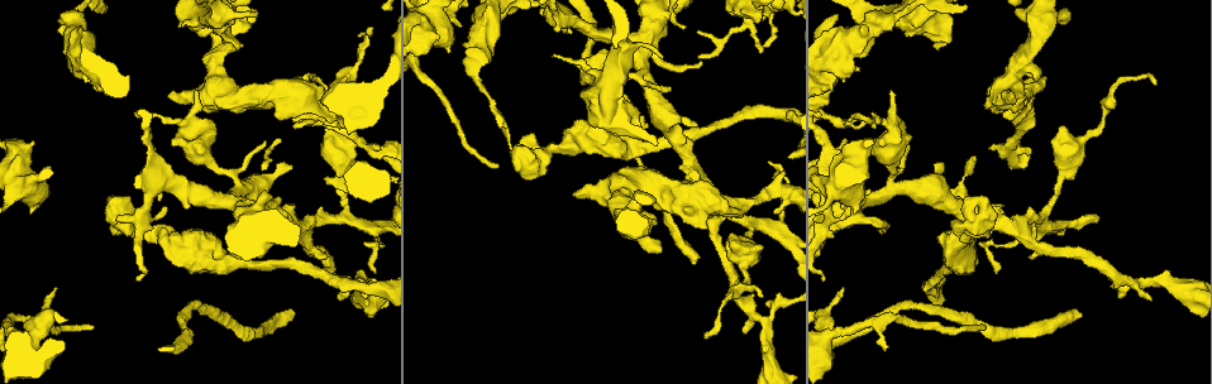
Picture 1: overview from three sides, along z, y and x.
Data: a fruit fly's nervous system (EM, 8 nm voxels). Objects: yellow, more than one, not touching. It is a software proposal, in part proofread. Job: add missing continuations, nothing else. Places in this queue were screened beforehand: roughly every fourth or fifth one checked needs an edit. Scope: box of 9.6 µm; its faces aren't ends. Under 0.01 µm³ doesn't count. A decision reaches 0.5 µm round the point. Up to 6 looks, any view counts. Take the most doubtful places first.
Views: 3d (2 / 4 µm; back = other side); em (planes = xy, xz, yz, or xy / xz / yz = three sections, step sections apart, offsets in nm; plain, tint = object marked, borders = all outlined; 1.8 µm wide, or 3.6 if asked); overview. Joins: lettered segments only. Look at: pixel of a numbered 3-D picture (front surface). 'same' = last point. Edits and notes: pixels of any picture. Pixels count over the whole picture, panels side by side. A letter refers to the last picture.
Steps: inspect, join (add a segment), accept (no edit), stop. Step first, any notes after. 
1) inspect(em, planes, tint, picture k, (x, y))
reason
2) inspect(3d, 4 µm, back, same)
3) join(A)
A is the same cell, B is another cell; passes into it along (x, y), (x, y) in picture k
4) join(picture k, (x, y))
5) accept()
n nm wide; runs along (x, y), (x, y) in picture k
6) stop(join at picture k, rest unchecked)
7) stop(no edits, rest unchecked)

inspect(em, 3.6 µm, xz, step 16, tint, picture 1, (19, 336))
calibre changes

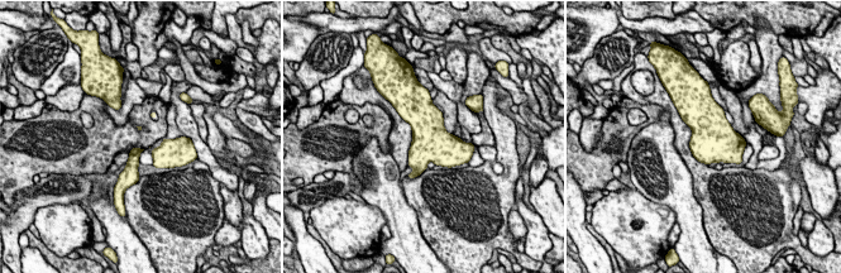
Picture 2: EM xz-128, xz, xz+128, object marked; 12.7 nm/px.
inspect(em, 3.6 µm, planes, borders, same)
cut it another way

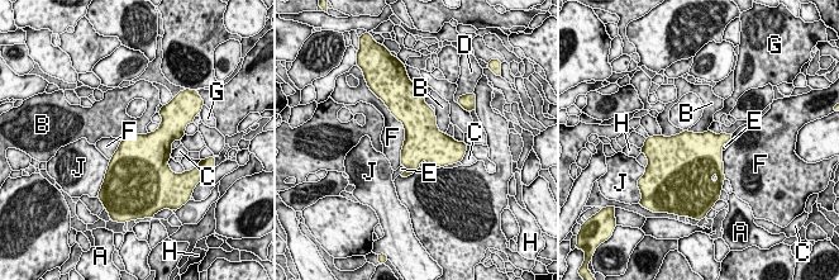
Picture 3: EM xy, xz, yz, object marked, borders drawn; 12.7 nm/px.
accept()
480 nm wide; A, B, C, D, E, F, G, H and J are other cells; border along (148, 133), (128, 133), (122, 140) in picture 3; no lettered segment goes on from it

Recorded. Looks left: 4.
inspect(em, 3.6 µm, planes, borders, picture 1, (92, 327))

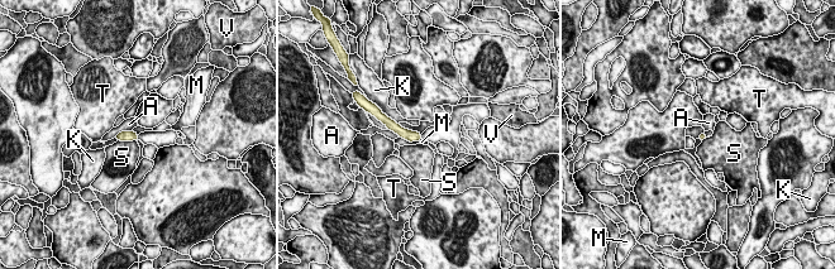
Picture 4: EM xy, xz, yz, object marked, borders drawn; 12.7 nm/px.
accept()
A, K, M, S, T and V are other cells; border along (118, 139), (136, 140) in picture 4; no lettered segment goes on from it

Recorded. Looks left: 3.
inspect(3d, 2 µm, picture 1, (937, 49))
branch stops here

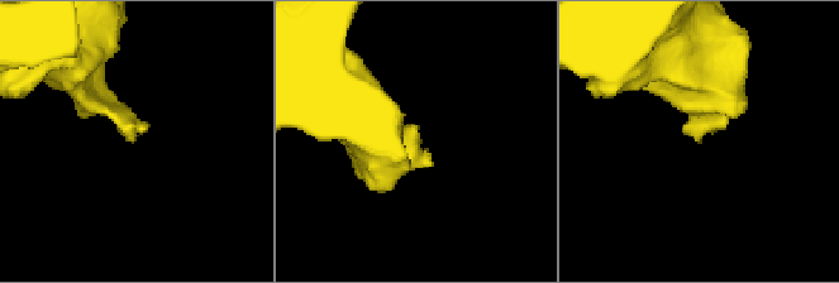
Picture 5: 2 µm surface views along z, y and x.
inspect(em, planes, borders, picture 5, (695, 137))
need the tissue

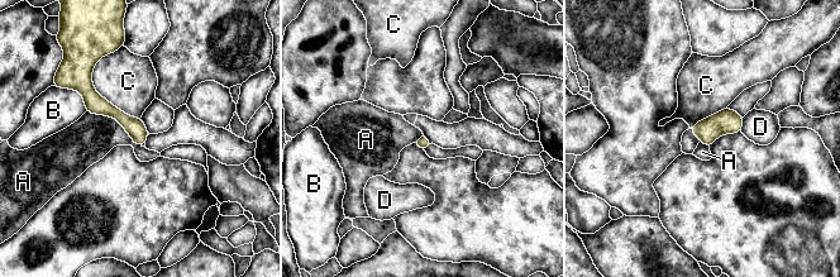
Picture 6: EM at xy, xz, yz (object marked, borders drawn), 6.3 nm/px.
accept()
A, B, C and D are other cells; border along (86, 110), (113, 116), (141, 146) in picture 6; no lettered segment goes on from it

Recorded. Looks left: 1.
stop(no edits, rest unchecked)

